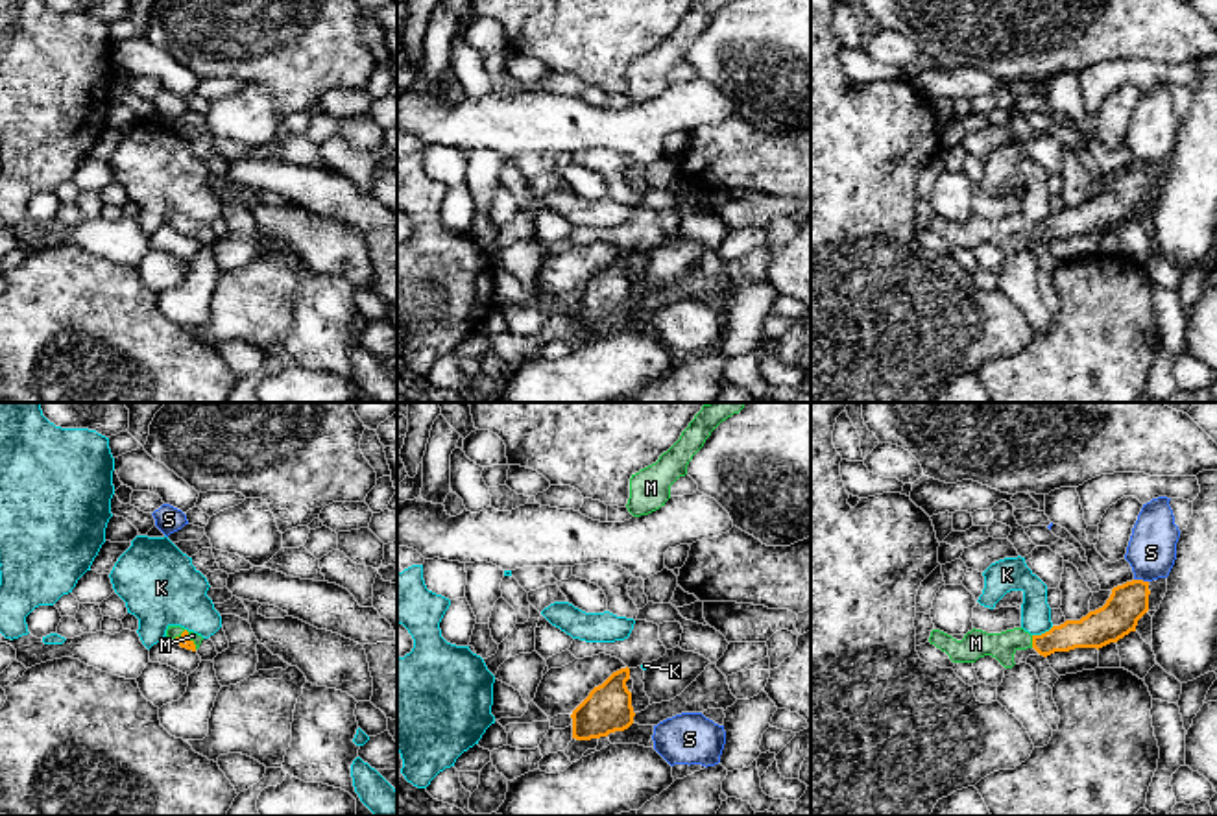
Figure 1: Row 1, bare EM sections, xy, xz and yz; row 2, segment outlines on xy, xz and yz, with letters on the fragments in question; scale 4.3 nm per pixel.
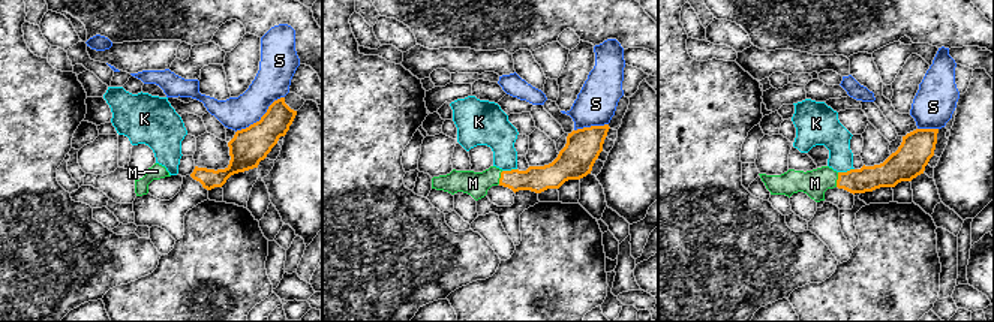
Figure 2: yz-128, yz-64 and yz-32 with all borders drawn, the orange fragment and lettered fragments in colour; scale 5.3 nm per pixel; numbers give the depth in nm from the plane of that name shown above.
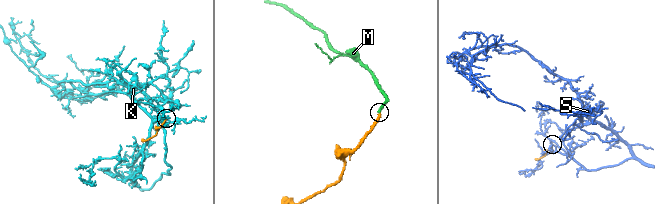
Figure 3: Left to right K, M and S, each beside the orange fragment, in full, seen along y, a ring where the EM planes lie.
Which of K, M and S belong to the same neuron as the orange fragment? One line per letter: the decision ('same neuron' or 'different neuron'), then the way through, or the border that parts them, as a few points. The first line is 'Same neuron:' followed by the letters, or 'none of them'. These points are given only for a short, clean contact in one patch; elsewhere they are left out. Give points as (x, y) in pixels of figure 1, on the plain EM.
Same neuron: M
K: different neuron; border yz (1053, 213), (1033, 222)
M: same neuron; way yz (1088, 218), (1053, 228), (1033, 228), (976, 229)
S: different neuron; border yz (1134, 165), (1147, 168)

